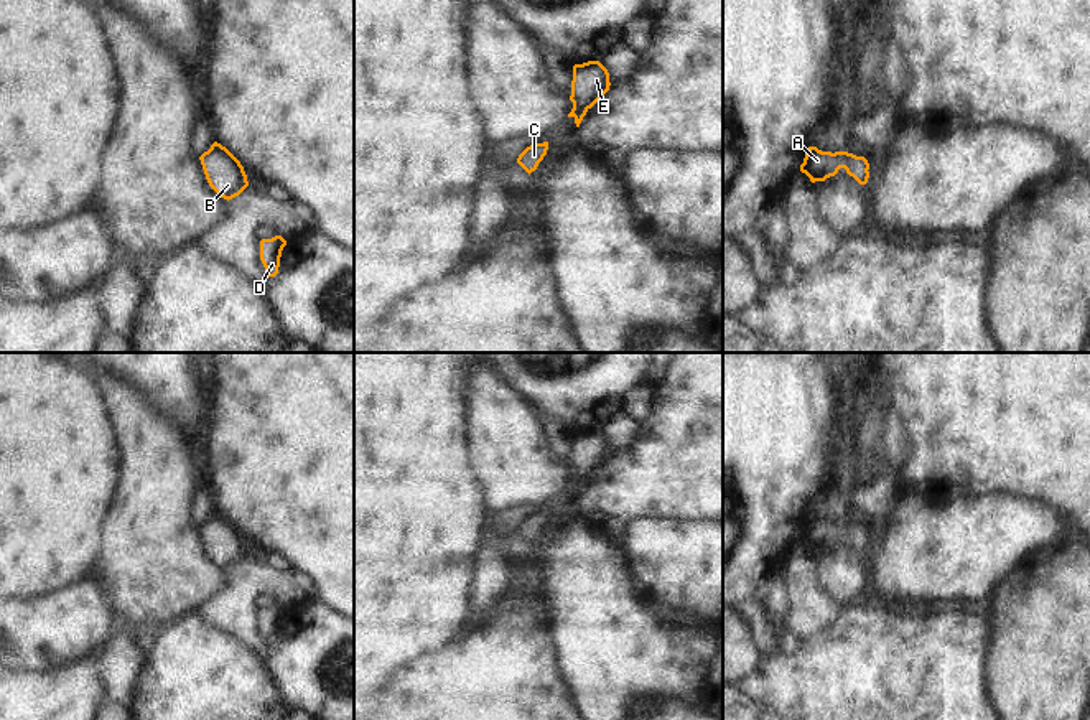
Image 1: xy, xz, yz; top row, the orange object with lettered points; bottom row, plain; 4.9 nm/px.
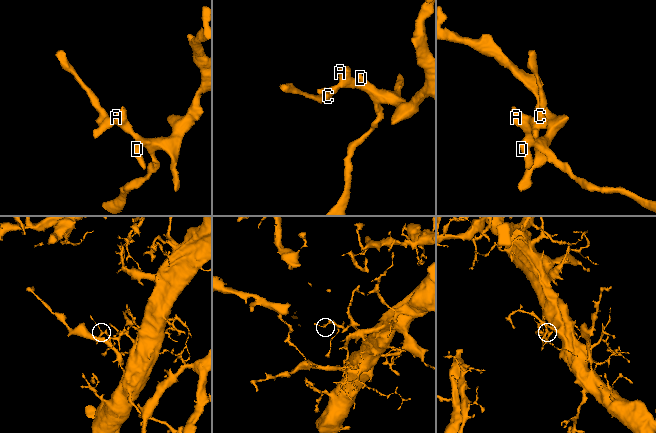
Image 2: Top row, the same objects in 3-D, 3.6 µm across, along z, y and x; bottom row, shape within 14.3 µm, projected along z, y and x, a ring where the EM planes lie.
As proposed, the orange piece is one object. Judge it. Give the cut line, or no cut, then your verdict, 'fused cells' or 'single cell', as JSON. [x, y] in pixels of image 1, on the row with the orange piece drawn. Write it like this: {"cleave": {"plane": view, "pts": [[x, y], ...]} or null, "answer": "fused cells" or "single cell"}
{"cleave": null, "answer": "single cell"}

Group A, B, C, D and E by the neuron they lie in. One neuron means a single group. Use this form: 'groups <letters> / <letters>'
groups A B C D E

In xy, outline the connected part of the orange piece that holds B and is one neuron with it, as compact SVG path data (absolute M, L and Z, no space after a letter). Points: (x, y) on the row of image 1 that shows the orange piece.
M214 142L201 157L209 186L224 199L239 196L247 186L247 175L240 161L221 143Z

